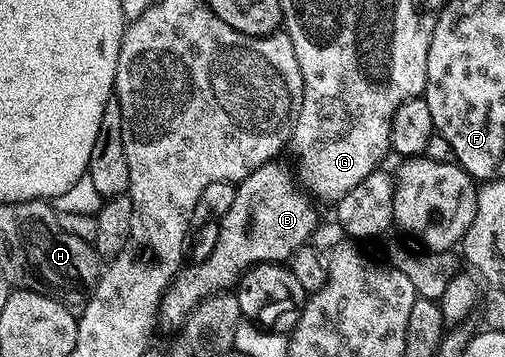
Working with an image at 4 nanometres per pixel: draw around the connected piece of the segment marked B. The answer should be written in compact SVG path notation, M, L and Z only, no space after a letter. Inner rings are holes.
M279 162L262 164L252 174L248 174L236 187L236 198L220 221L222 229L214 240L214 249L207 254L206 260L199 264L183 267L174 278L174 283L166 289L160 309L160 320L164 325L185 324L186 317L200 301L207 296L213 296L223 290L230 290L242 279L242 275L255 264L273 264L275 262L286 262L293 257L295 252L307 247L311 243L310 235L318 228L318 212L314 209L315 201L294 181L294 176Z

